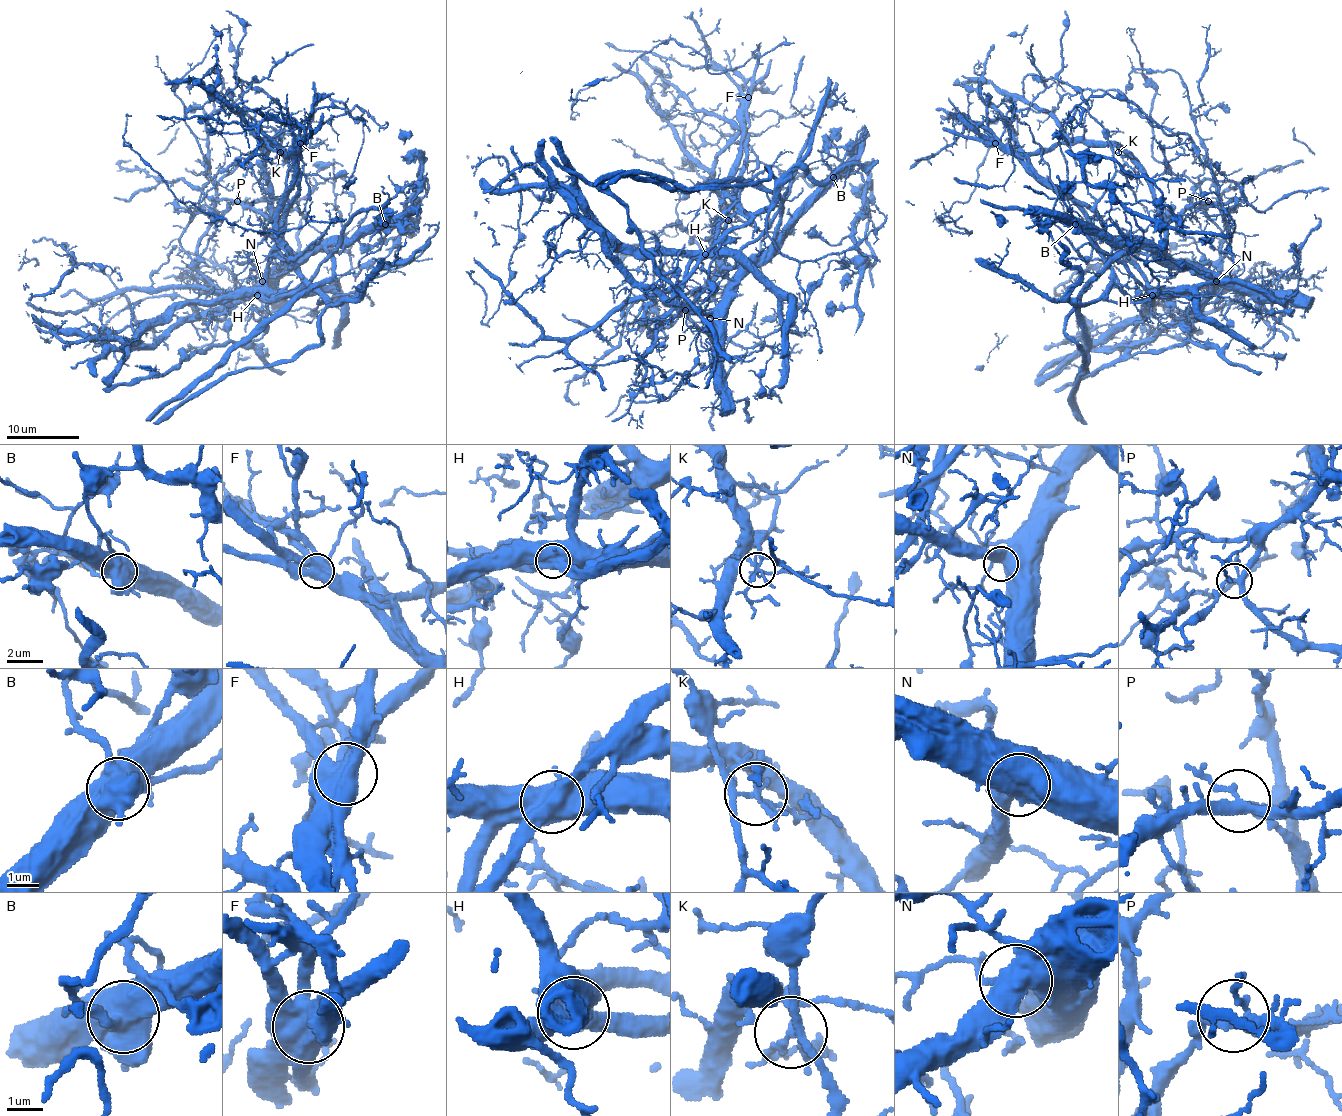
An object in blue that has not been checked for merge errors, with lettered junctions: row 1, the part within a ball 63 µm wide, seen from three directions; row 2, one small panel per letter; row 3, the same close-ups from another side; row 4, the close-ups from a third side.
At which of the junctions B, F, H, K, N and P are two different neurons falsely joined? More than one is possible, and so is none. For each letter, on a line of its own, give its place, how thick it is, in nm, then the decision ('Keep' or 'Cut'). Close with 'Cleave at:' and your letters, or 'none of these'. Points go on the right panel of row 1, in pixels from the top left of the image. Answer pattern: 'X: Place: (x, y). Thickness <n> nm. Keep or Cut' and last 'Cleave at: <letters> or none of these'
B: Place: (1075, 224). Thickness 650 nm. Cut
F: Place: (995, 143). Thickness 600 nm. Cut
H: Place: (1152, 295). Thickness 600 nm. Cut
K: Place: (1118, 152). Thickness 180 nm. Cut
N: Place: (1216, 281). Thickness 500 nm. Keep
P: Place: (1208, 201). Thickness 300 nm. Keep
Cleave at: B, F, H, K

